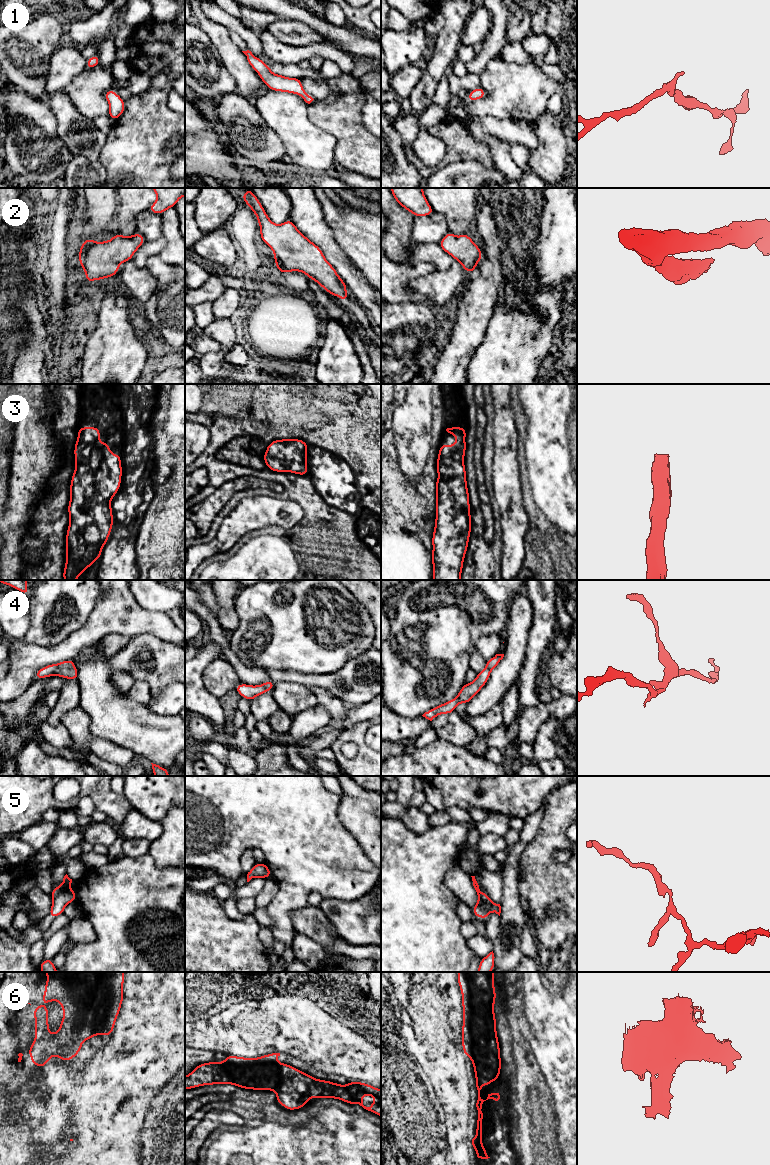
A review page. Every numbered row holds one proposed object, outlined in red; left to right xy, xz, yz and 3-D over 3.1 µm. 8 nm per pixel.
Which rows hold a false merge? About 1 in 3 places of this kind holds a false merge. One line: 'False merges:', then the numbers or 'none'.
False merges: 6

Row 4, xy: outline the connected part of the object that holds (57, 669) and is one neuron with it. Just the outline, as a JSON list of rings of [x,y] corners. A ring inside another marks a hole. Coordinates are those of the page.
[[[66,660],[57,664],[50,664],[36,672],[35,679],[42,679],[50,676],[60,676],[64,679],[74,679],[78,681],[78,670],[74,660]]]

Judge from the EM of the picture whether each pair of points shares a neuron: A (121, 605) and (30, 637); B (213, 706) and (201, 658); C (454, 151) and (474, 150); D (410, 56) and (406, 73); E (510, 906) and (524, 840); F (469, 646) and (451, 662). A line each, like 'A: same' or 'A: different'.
A: different
B: same
C: same
D: different
E: same
F: same

